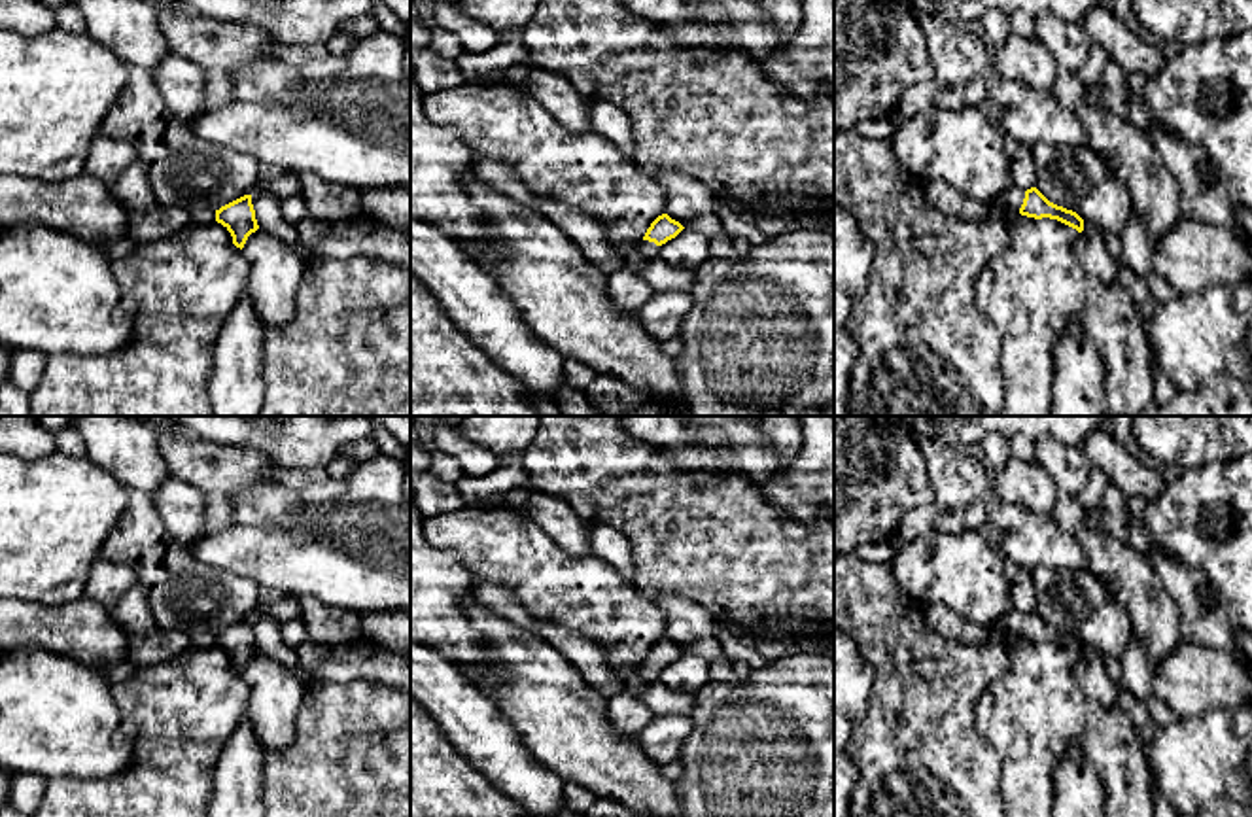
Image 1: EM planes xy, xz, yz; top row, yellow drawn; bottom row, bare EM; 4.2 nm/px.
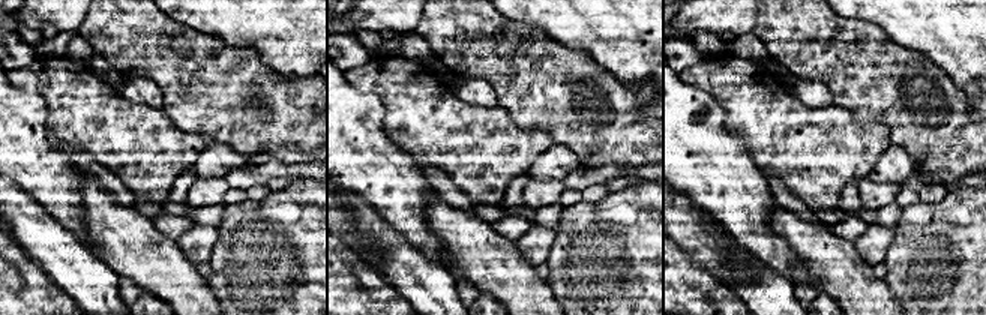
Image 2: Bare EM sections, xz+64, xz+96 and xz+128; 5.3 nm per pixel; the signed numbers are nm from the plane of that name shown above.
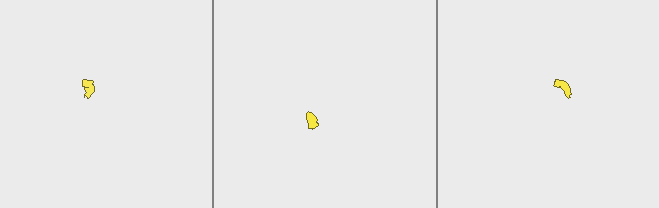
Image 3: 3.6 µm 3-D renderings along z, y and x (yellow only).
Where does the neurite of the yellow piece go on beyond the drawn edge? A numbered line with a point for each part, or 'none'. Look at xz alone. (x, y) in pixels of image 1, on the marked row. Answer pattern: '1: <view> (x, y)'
1: xz (645, 248)

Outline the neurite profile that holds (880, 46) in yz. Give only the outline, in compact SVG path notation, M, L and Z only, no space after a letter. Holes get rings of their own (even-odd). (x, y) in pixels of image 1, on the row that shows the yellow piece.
M834 0L834 74L845 72L847 83L834 93L834 130L851 130L866 119L881 119L913 85L934 79L927 38L904 0Z

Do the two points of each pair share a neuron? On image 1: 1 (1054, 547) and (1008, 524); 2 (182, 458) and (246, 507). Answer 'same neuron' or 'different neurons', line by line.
1: same neuron
2: different neurons

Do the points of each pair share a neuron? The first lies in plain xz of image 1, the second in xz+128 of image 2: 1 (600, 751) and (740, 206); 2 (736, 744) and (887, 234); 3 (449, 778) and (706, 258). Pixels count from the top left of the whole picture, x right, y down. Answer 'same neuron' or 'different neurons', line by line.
1: different neurons
2: different neurons
3: different neurons

